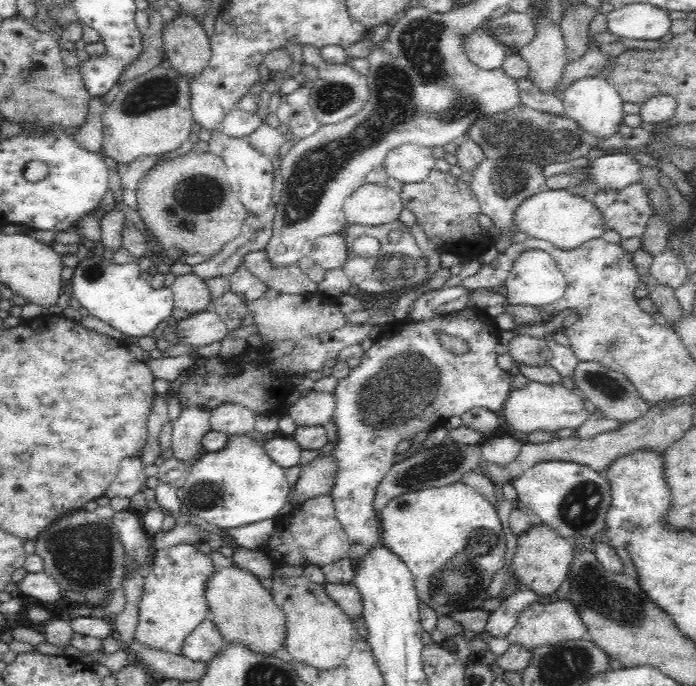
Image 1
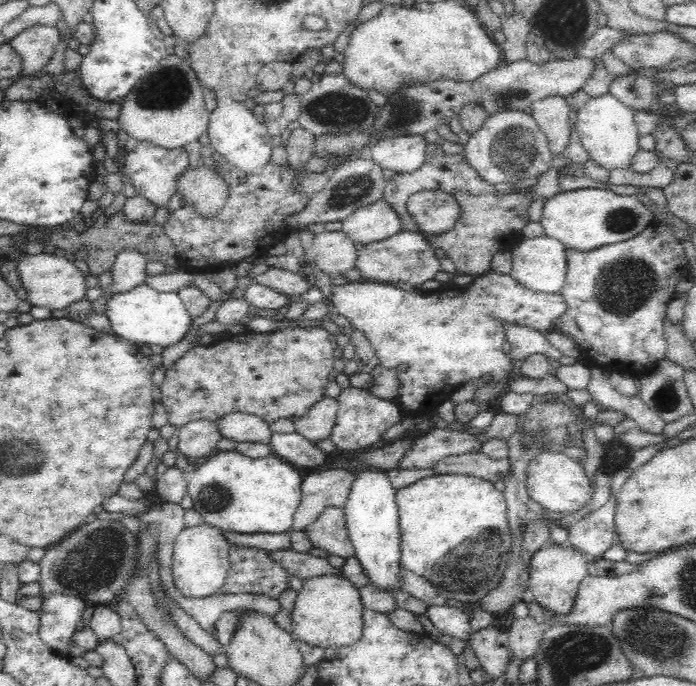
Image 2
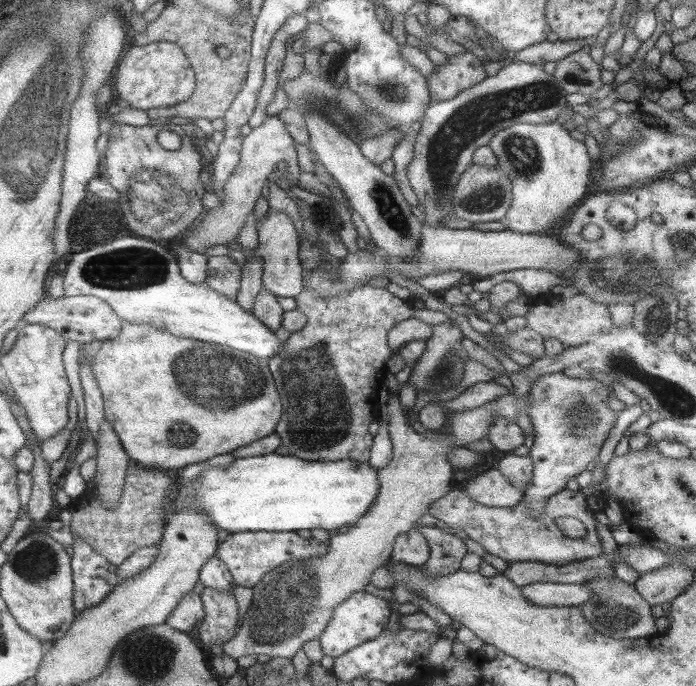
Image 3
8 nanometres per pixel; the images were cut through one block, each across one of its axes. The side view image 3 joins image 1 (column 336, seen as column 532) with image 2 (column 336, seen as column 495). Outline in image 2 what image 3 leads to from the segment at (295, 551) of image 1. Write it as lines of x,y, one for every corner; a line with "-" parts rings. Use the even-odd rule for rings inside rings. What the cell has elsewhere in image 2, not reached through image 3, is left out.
326,507
303,530
311,548
320,548
329,555
346,558
353,556
353,548
345,525
342,508

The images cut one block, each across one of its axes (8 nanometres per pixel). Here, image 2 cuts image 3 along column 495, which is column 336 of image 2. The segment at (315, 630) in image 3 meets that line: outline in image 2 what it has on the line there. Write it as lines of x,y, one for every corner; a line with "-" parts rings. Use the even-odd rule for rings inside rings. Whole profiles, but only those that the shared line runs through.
324,396
294,421
295,431
313,443
329,438
329,430
336,420
338,409
337,398

